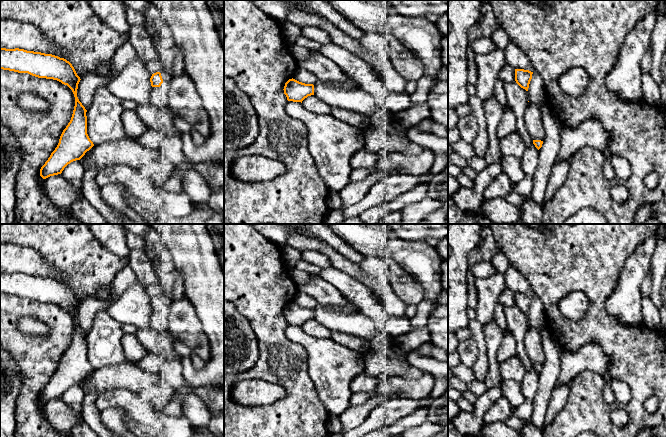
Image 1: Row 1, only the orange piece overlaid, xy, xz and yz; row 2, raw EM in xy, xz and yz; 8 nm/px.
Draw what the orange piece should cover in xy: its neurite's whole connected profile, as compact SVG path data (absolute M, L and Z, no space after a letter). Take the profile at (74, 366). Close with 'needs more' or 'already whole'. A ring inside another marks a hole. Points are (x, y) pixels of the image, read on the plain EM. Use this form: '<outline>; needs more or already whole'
M0 271L0 293L57 304L67 309L74 318L71 344L63 354L57 371L40 393L43 403L61 398L68 388L80 384L94 370L87 358L87 334L77 321L81 303L69 285L52 278Z; already whole

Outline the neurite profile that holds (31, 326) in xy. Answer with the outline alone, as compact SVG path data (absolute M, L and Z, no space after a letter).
M33 317L21 318L18 327L21 332L30 336L44 336L49 332L47 325Z

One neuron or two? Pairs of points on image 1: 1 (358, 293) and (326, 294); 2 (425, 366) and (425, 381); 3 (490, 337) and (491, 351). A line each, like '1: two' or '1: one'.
1: two
2: two
3: one

